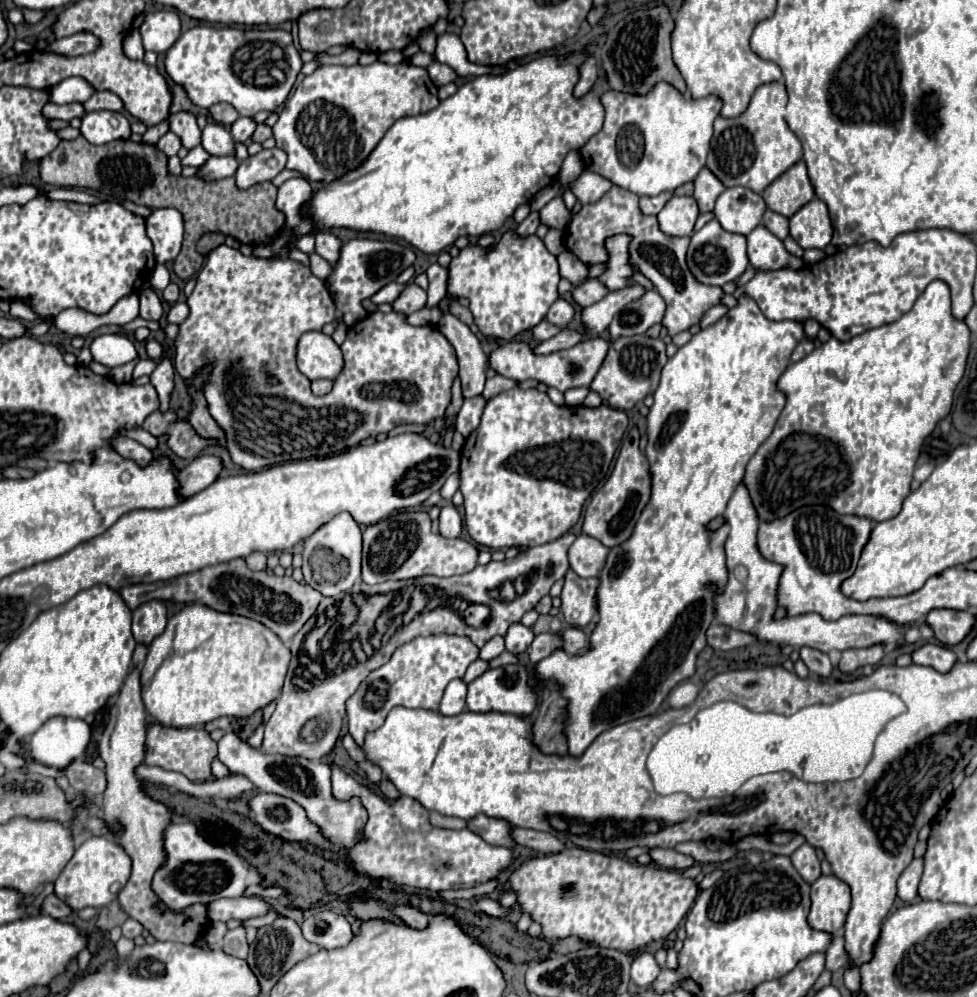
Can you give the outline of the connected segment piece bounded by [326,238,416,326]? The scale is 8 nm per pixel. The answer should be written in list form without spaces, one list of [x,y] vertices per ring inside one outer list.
[[[356,238],[346,242],[340,250],[340,260],[334,266],[334,272],[326,280],[326,286],[336,302],[336,308],[344,314],[344,322],[352,326],[358,320],[362,320],[362,300],[370,298],[388,282],[394,282],[400,272],[404,272],[410,264],[414,264],[414,260],[416,256],[412,248],[402,246],[398,242],[368,240],[368,238]]]

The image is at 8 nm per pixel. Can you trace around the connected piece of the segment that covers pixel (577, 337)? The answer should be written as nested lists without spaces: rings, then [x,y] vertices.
[[[564,328],[564,330],[562,330],[560,334],[556,334],[554,338],[544,340],[540,346],[536,346],[534,352],[536,352],[536,354],[550,354],[550,352],[556,352],[556,350],[572,348],[572,346],[576,346],[578,342],[582,342],[582,334],[576,332],[576,330]]]

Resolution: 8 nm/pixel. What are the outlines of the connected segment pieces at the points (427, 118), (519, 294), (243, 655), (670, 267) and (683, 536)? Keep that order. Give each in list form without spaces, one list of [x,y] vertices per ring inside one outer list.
[[[576,52],[570,54],[564,60],[558,60],[554,56],[542,56],[530,64],[524,64],[516,70],[510,70],[506,74],[500,76],[478,76],[470,82],[466,82],[462,88],[458,88],[458,92],[446,100],[442,100],[438,104],[438,108],[426,112],[426,114],[418,114],[418,116],[410,116],[410,118],[400,118],[396,120],[384,134],[384,138],[376,144],[376,148],[370,152],[370,156],[354,170],[346,172],[342,178],[324,184],[324,188],[320,188],[318,192],[312,194],[312,198],[304,204],[302,214],[308,216],[312,220],[312,232],[328,232],[332,228],[348,228],[348,230],[356,230],[356,232],[376,232],[376,234],[384,234],[384,236],[394,236],[394,238],[402,238],[408,244],[412,244],[414,248],[426,252],[426,254],[440,254],[442,250],[450,248],[454,244],[454,240],[458,236],[482,236],[488,232],[498,230],[506,218],[510,218],[516,210],[516,206],[530,202],[534,198],[534,194],[538,190],[542,190],[544,186],[548,186],[554,176],[558,174],[564,156],[568,154],[568,150],[580,150],[596,132],[600,132],[602,128],[602,104],[600,104],[600,94],[606,90],[606,82],[604,82],[604,74],[600,74],[600,80],[596,82],[594,90],[590,90],[584,98],[574,98],[572,90],[578,82],[578,64],[584,60],[584,54]]]
[[[506,230],[492,250],[468,244],[452,258],[448,270],[448,294],[454,298],[466,296],[478,330],[498,340],[512,340],[516,334],[532,330],[558,300],[558,260],[536,234],[516,236],[514,230]]]
[[[190,604],[172,616],[164,634],[148,646],[142,668],[142,702],[160,724],[176,728],[202,726],[220,716],[248,718],[280,698],[290,660],[290,648],[270,628],[264,628],[264,624],[244,616],[216,612],[202,604]]]
[[[612,186],[598,202],[584,204],[576,214],[572,214],[572,220],[566,228],[566,244],[572,254],[576,254],[586,266],[608,262],[608,250],[604,248],[604,240],[608,236],[616,234],[628,234],[632,240],[628,244],[628,256],[632,264],[636,264],[636,270],[644,274],[660,292],[660,296],[666,302],[666,314],[662,320],[662,326],[668,328],[668,334],[674,336],[682,330],[688,330],[692,324],[698,324],[702,314],[718,304],[722,298],[722,290],[716,286],[700,284],[684,264],[686,250],[690,244],[690,238],[686,236],[664,236],[658,226],[656,216],[644,216],[638,206],[638,196]]]
[[[744,294],[718,322],[700,330],[688,344],[678,348],[662,368],[660,386],[654,392],[654,404],[648,414],[646,456],[652,472],[652,498],[632,538],[612,548],[608,554],[596,596],[600,620],[588,638],[590,650],[584,656],[568,656],[564,650],[556,650],[536,664],[538,678],[558,682],[562,694],[570,700],[566,736],[572,756],[580,756],[604,730],[656,714],[668,692],[694,674],[696,654],[706,646],[704,632],[714,618],[712,592],[706,584],[716,582],[718,590],[722,590],[728,578],[724,540],[730,528],[722,526],[716,532],[708,532],[706,524],[722,516],[738,482],[744,478],[746,464],[772,434],[786,404],[786,396],[776,384],[802,338],[802,322],[772,322],[760,312],[758,304]]]

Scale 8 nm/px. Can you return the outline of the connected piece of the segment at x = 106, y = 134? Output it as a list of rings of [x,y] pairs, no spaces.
[[[96,110],[82,118],[80,132],[90,144],[108,144],[118,138],[126,140],[130,136],[130,122],[120,112]]]

